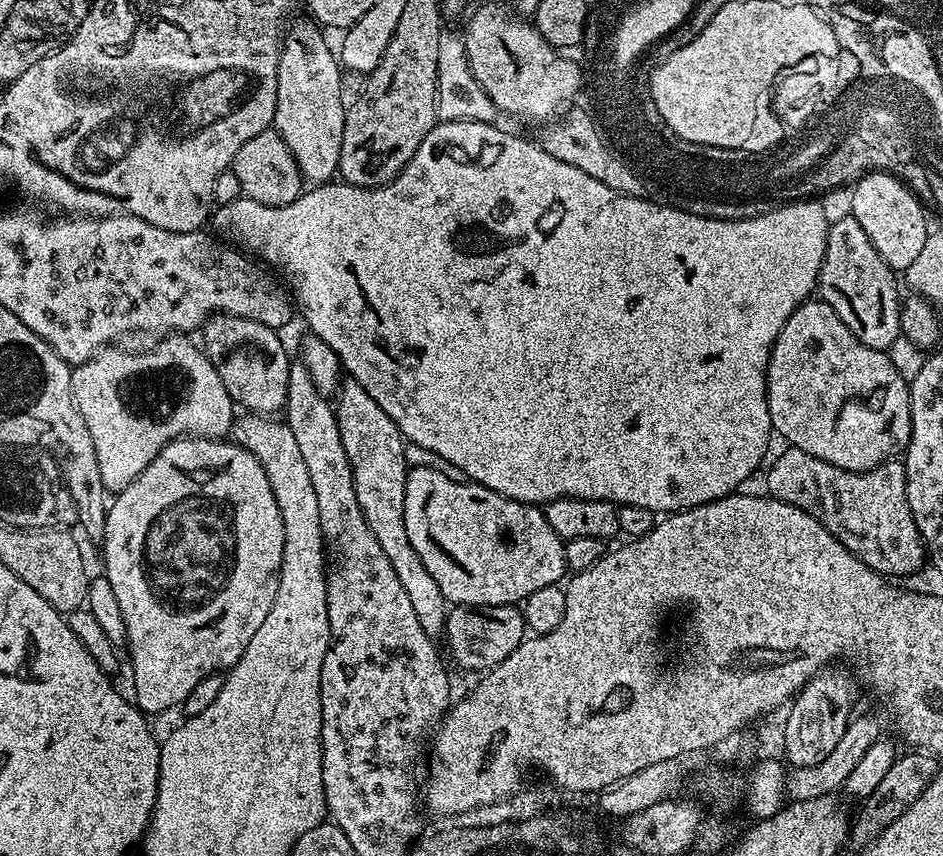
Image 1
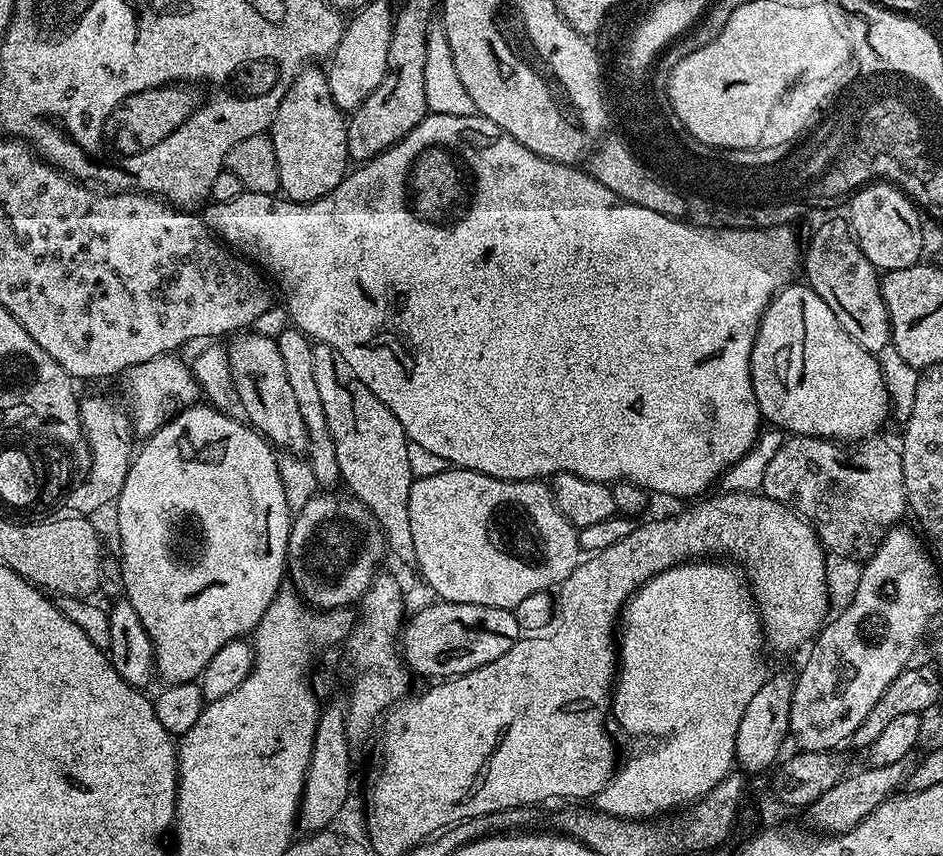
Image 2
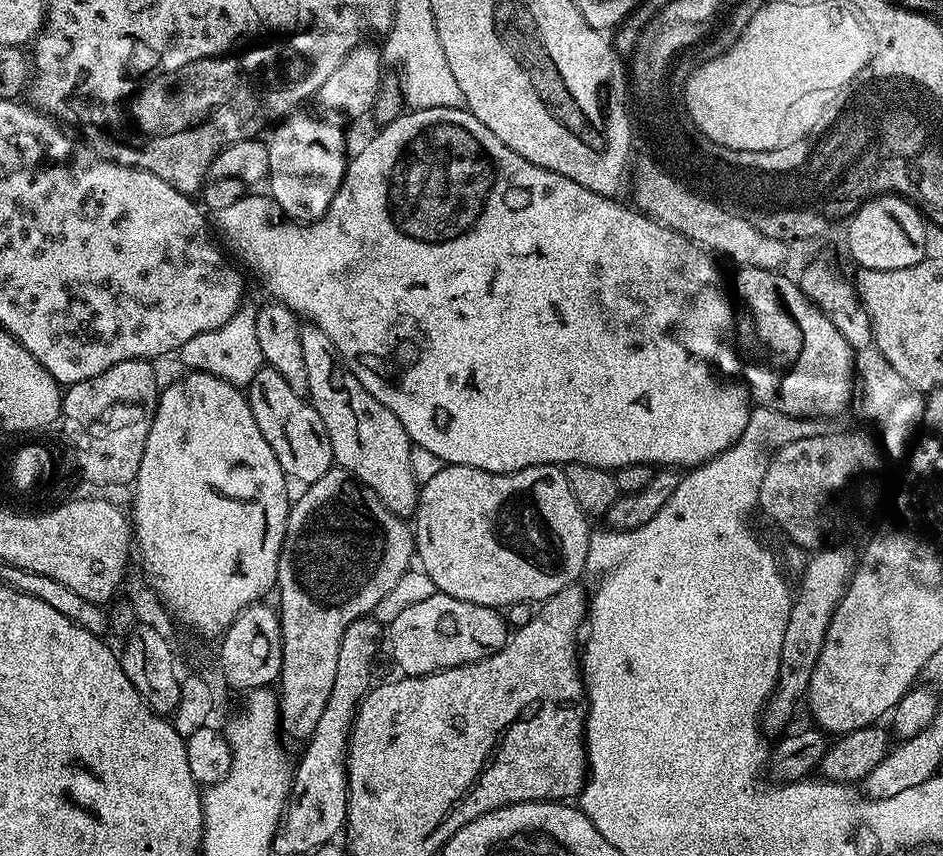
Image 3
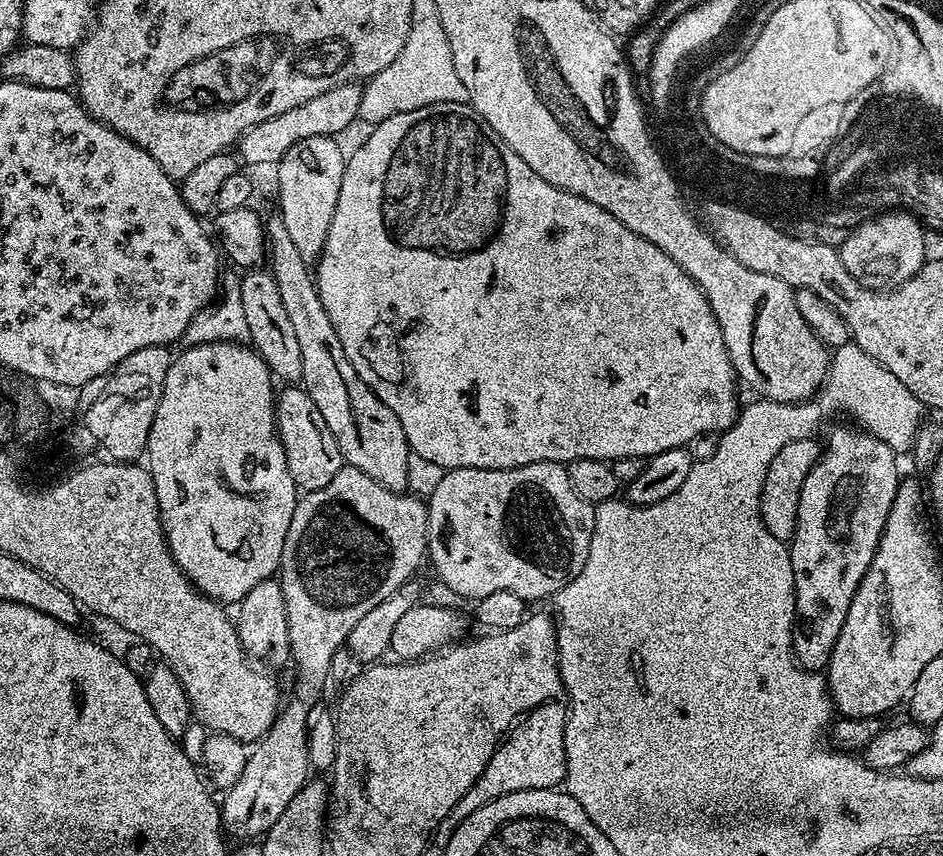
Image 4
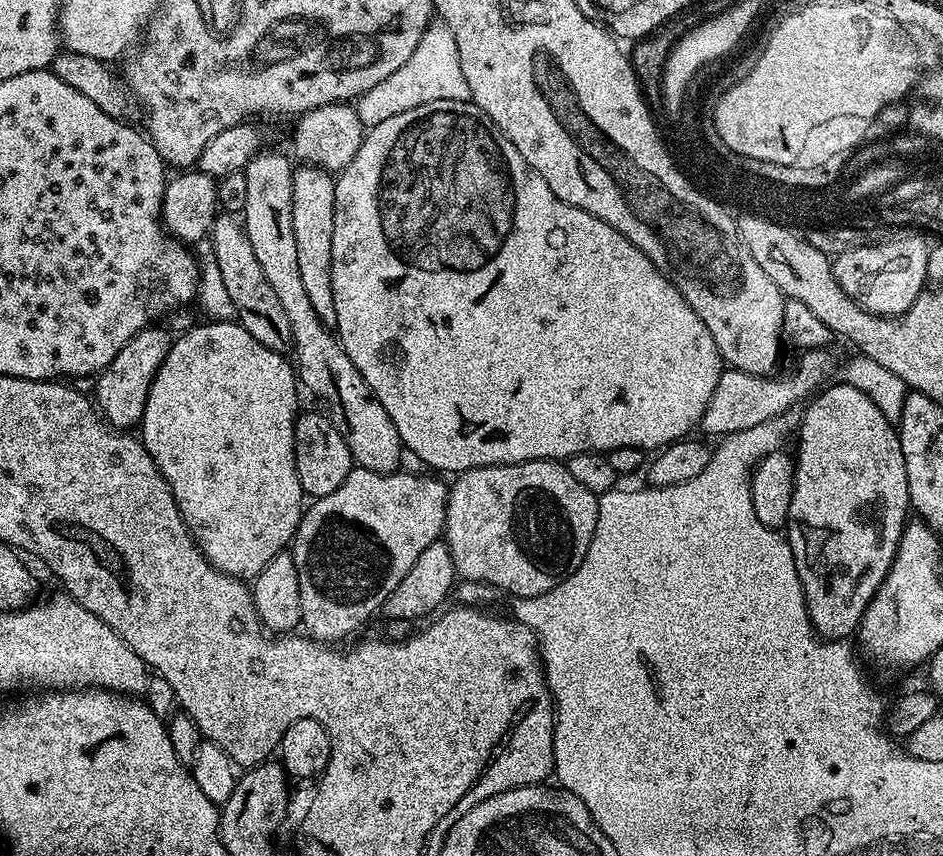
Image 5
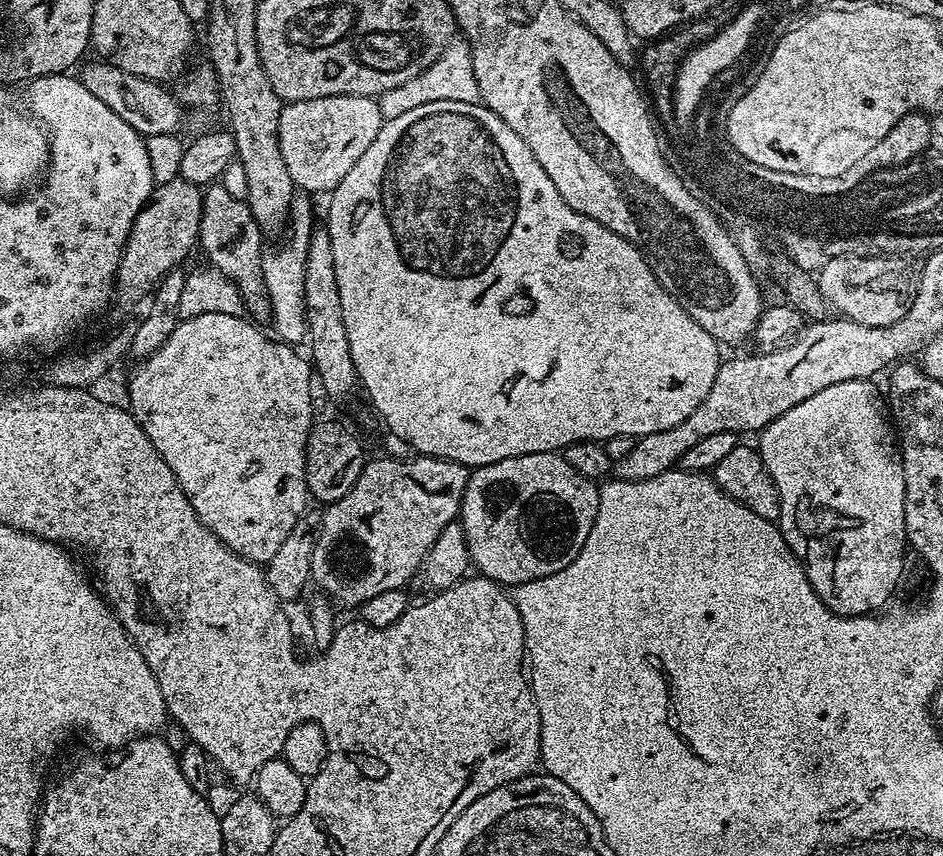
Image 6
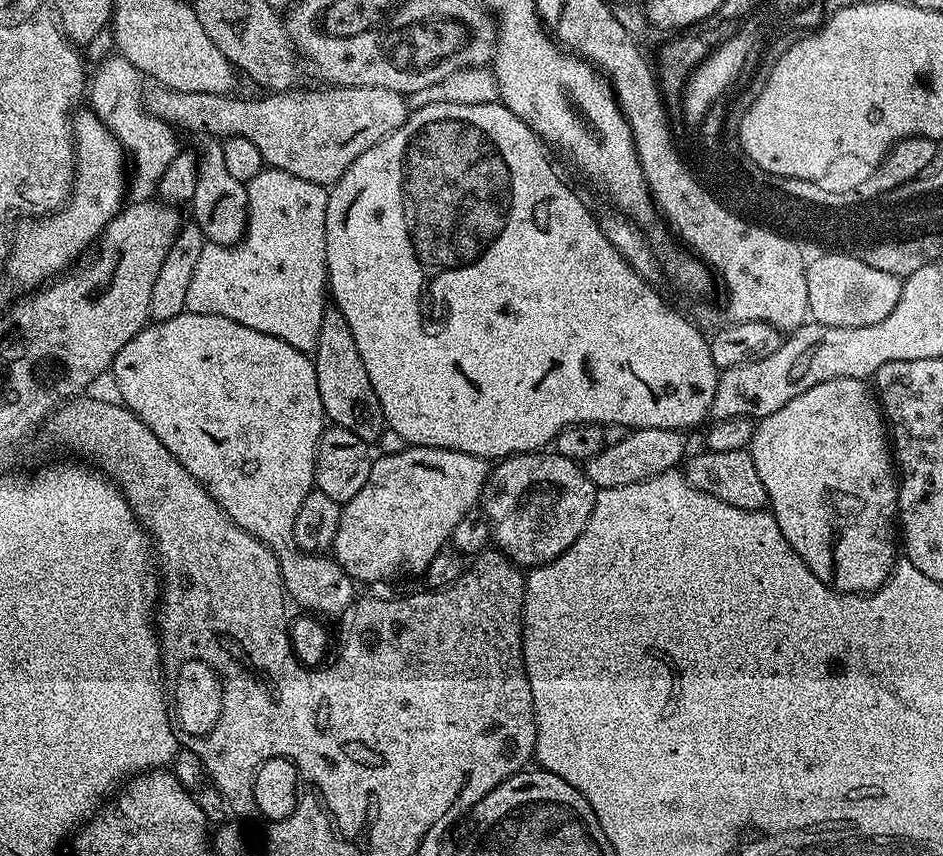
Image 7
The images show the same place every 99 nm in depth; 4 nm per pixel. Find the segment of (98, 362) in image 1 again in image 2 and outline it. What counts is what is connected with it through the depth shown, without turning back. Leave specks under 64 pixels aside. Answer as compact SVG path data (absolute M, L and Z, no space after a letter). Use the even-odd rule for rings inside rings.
M169 354L135 364L133 368L127 368L119 377L118 383L124 391L123 399L132 417L132 427L137 437L153 436L177 412L197 403L201 395L200 386L192 377L191 367L185 361L183 364L178 357L179 355Z

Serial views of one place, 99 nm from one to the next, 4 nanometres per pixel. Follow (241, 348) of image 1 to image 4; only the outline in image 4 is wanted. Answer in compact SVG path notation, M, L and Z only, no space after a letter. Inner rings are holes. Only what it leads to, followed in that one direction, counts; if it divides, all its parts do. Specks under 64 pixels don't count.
M288 386L284 393L275 397L276 432L286 454L286 466L290 466L290 474L294 478L297 489L301 493L322 490L334 474L342 466L342 457L338 442L334 442L334 434L330 434L330 426L326 426L326 418L318 406L310 398L310 394L300 386Z

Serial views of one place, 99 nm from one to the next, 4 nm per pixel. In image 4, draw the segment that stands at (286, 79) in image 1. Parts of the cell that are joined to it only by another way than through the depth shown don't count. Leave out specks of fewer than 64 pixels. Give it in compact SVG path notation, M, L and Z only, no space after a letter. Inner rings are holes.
M315 136L302 138L302 142L294 142L290 150L275 165L276 192L280 195L280 221L286 226L286 234L290 234L290 242L302 254L305 262L315 262L320 259L326 244L326 234L330 234L330 222L334 218L334 206L338 206L338 190L342 190L342 174L346 163L346 152L336 145L337 141L331 136Z

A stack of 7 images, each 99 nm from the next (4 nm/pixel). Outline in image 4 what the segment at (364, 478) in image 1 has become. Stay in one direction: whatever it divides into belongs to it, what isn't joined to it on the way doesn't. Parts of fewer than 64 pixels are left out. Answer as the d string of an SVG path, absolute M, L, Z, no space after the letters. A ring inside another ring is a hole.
M276 214L266 220L266 252L270 260L272 256L270 271L274 282L278 282L282 307L290 317L302 353L302 387L310 394L314 406L318 406L322 418L326 418L326 426L330 426L330 434L334 434L334 442L340 447L343 463L362 470L362 474L370 474L370 478L386 486L386 490L404 492L408 484L410 449L406 434L402 434L402 422L394 418L390 406L383 404L368 389L350 358L346 358L334 322L330 322L330 314L326 314L318 298L309 265L302 254L298 254L294 242L290 242L290 234L286 234L286 226Z

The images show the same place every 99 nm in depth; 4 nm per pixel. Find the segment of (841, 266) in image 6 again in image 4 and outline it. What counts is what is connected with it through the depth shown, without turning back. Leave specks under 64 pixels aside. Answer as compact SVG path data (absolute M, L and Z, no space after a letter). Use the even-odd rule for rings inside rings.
M884 210L862 221L839 241L838 251L846 270L877 290L908 280L926 262L925 225L907 210Z

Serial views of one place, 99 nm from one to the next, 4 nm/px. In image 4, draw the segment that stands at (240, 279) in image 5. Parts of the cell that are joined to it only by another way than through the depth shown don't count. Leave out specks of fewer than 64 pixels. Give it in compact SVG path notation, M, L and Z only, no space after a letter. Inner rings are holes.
M245 271L240 281L248 340L254 351L266 362L273 377L280 379L281 376L282 379L288 380L284 382L300 382L302 381L302 353L290 317L282 307L282 294L278 294L278 282L274 282L271 271L256 271Z

